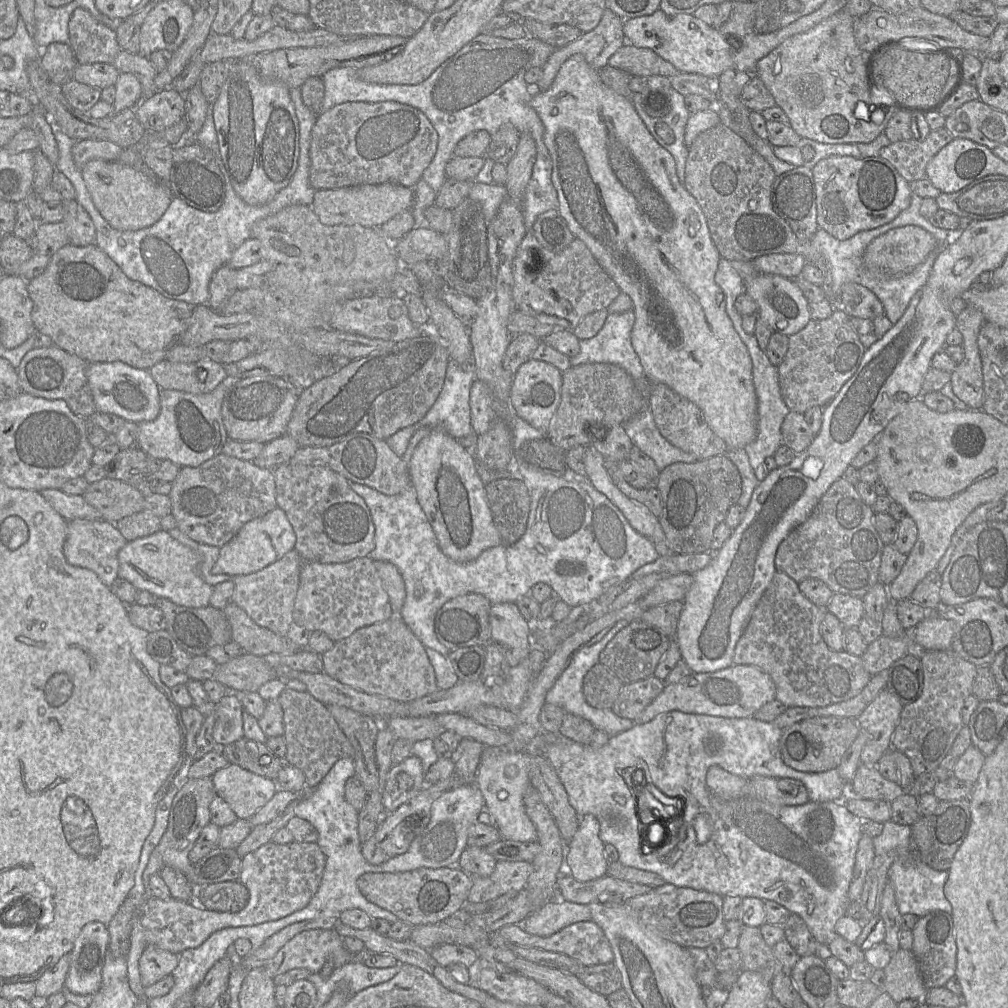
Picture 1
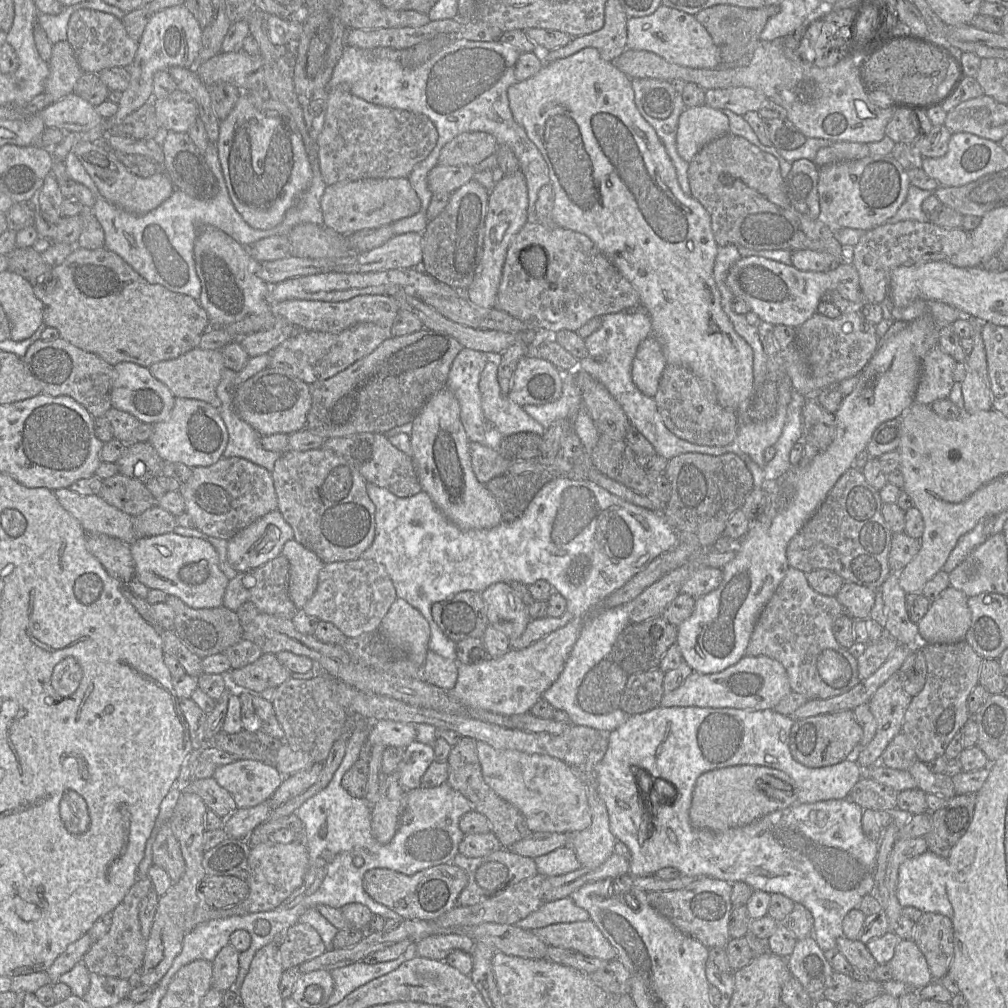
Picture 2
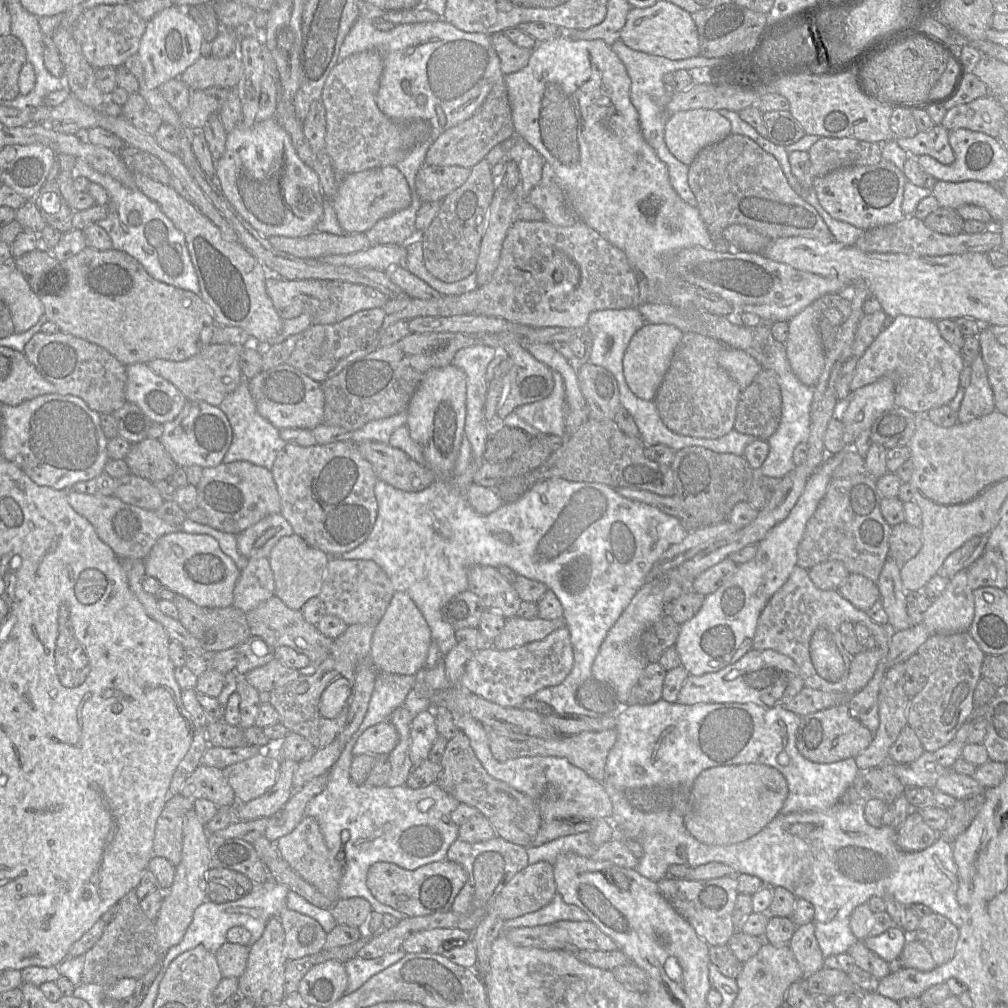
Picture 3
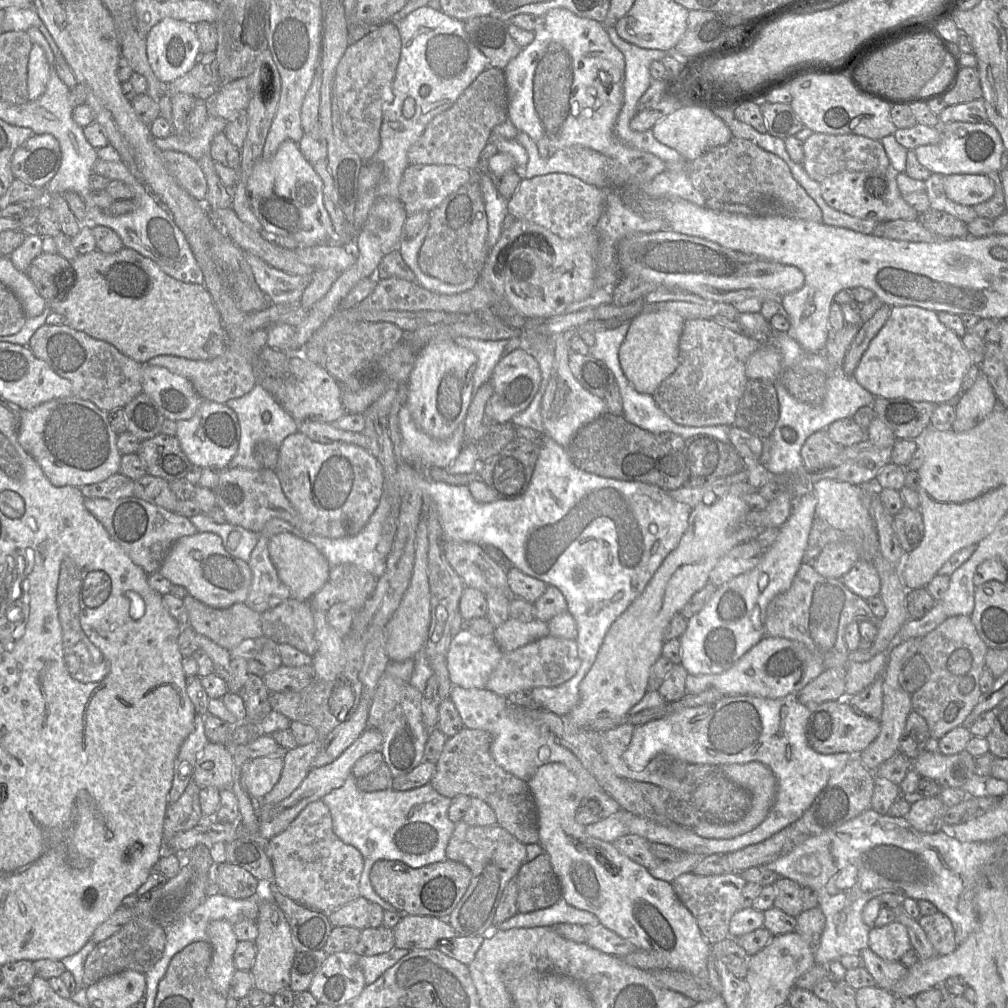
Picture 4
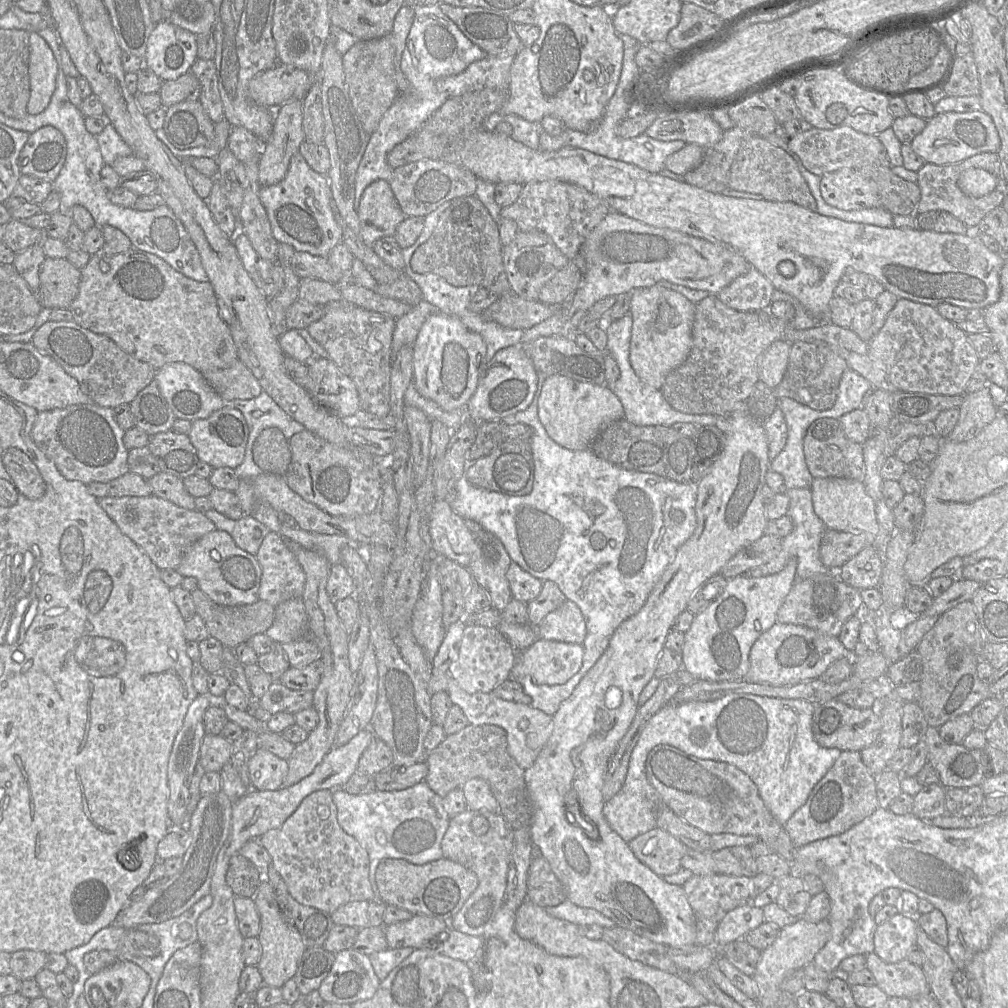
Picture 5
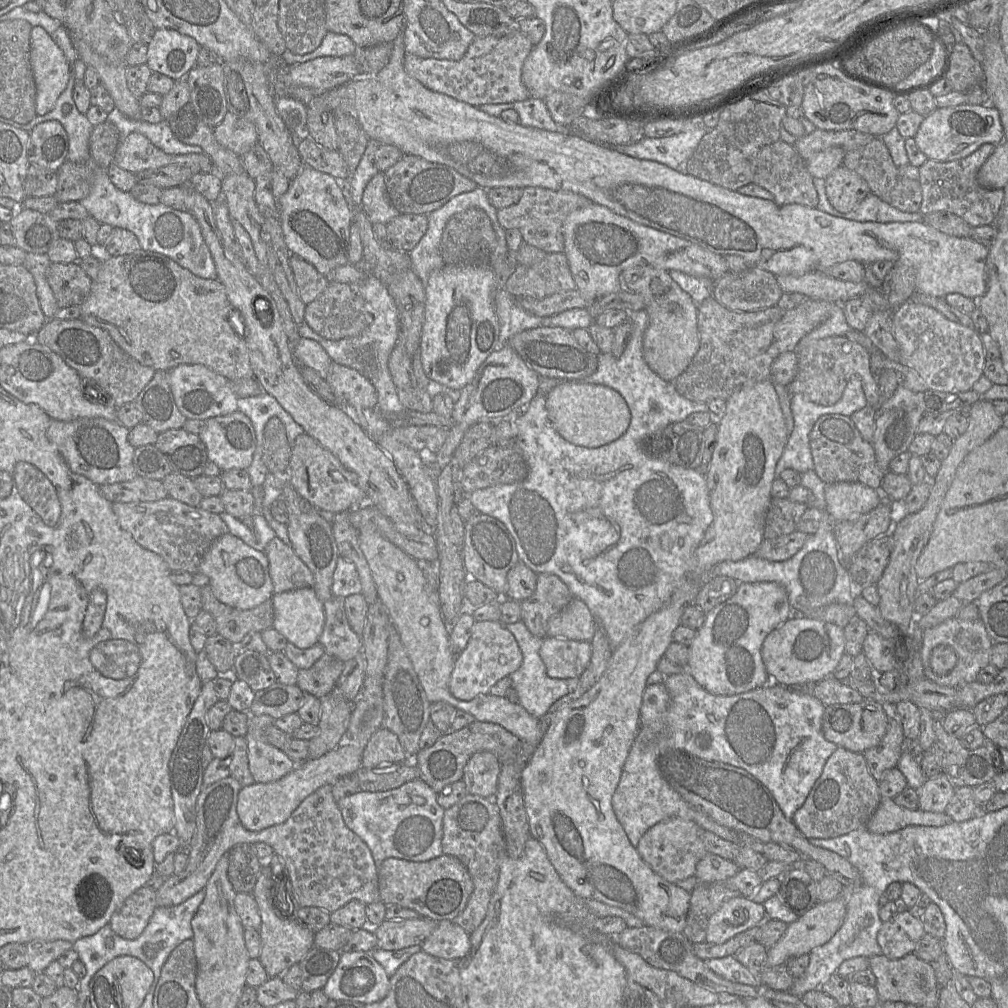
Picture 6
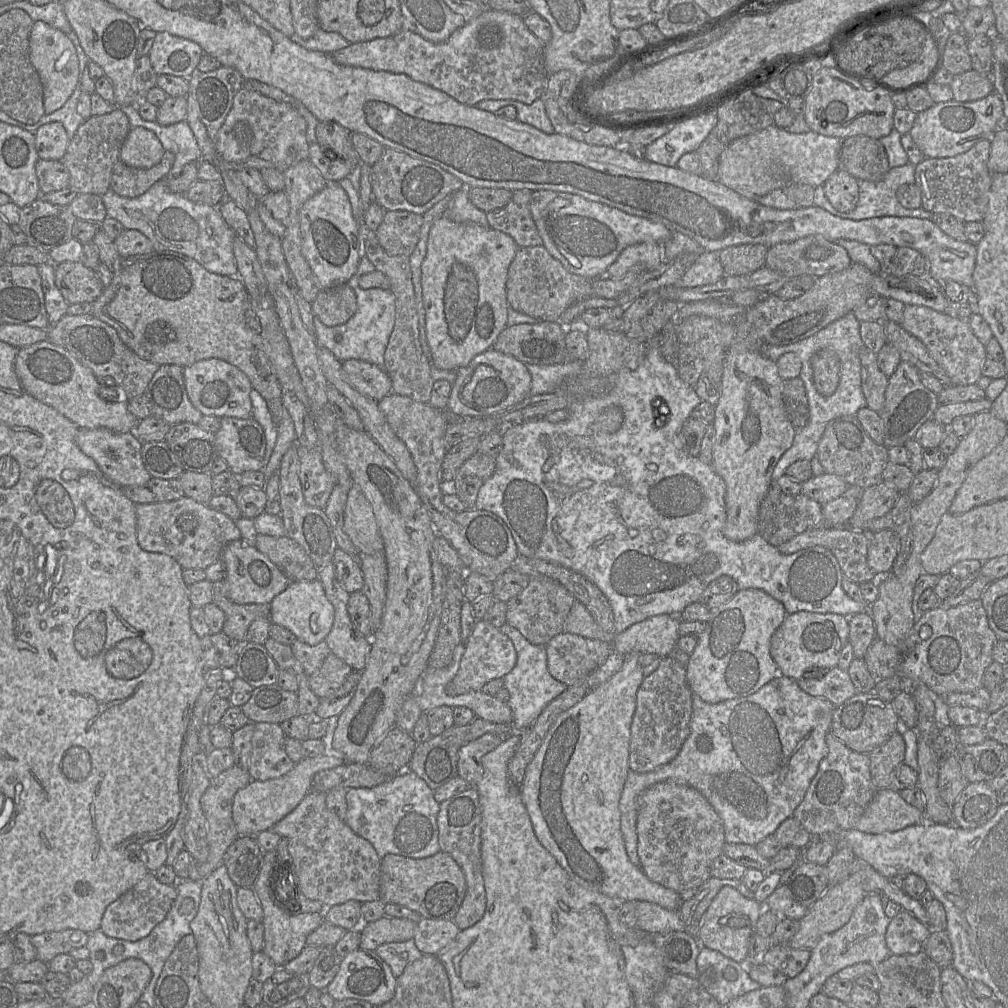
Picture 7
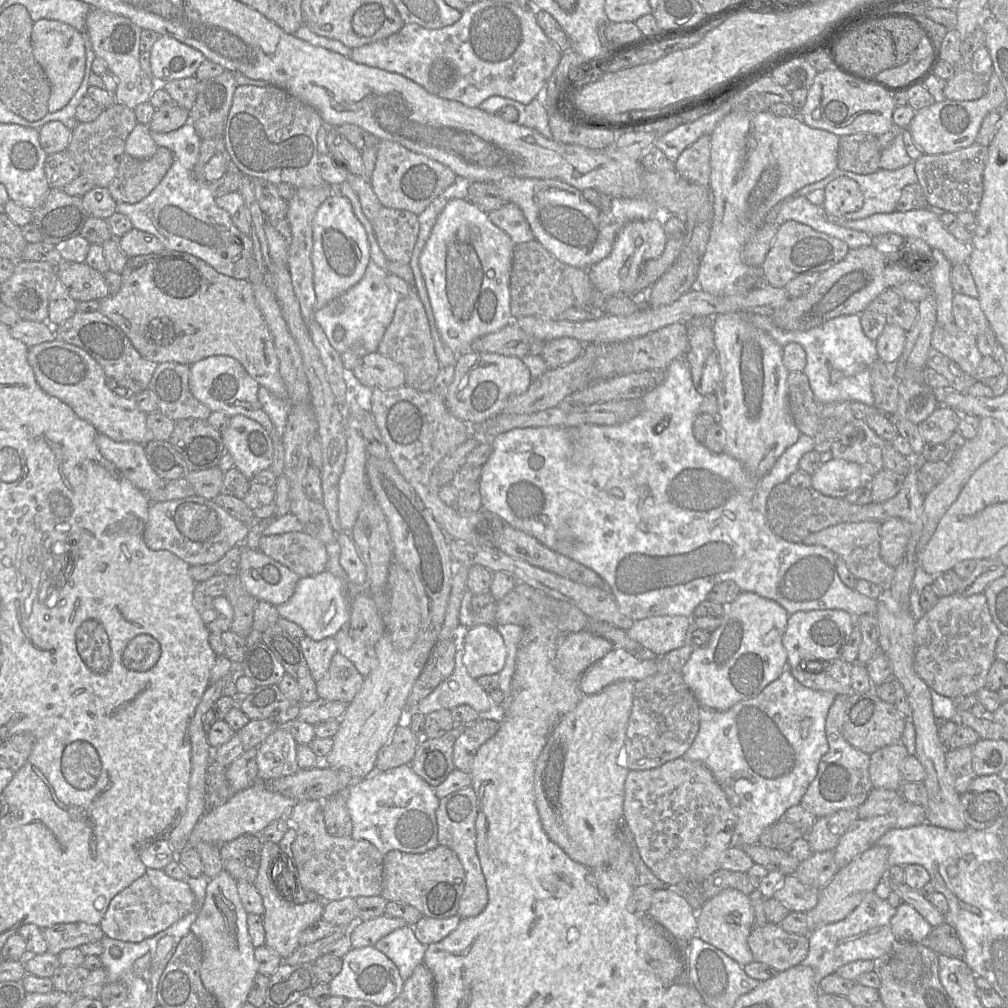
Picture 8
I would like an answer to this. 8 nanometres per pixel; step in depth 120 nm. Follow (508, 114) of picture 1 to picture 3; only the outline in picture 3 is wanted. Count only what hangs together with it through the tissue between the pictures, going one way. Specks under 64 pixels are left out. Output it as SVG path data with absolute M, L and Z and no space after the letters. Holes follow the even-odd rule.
M358 17L345 37L340 48L338 62L354 53L367 50L377 50L382 57L384 68L376 95L376 103L379 109L388 118L396 122L422 119L431 124L430 137L423 143L416 145L402 161L396 164L397 169L405 176L411 194L416 192L415 178L419 169L425 165L425 157L430 144L447 129L473 116L493 86L505 82L505 75L500 67L500 59L491 43L490 36L462 31L444 19L425 23L398 24L390 30L382 31L362 17ZM419 95L427 97L424 105L417 103L416 98ZM519 137L516 143L505 152L506 162L514 161L520 173L520 182L516 190L521 201L530 191L540 184L545 159L526 140Z

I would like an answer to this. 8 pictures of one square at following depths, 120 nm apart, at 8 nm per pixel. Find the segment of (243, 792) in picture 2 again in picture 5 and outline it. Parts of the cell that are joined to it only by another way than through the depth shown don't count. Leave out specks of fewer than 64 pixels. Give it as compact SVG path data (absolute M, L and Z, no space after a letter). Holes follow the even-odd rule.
M258 748L249 761L250 790L277 790L288 773L288 760Z

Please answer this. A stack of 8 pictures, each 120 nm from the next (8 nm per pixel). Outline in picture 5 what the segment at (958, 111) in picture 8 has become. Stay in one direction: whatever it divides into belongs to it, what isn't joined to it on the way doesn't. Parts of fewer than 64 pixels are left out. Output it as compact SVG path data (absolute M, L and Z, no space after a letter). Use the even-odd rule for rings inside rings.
M982 110L945 112L930 118L925 128L914 137L911 148L925 163L946 165L961 162L982 152L997 153L1000 138L992 118Z

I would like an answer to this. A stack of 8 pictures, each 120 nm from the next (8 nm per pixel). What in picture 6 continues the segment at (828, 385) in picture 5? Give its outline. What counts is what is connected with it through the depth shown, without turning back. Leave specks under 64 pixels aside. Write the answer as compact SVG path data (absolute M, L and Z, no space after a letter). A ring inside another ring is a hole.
M831 336L813 341L797 351L796 355L798 358L797 374L786 386L791 395L801 393L818 405L830 406L841 398L849 378L857 374L861 379L867 406L876 409L880 404L877 376L871 371L870 366L870 353L860 344L845 336Z

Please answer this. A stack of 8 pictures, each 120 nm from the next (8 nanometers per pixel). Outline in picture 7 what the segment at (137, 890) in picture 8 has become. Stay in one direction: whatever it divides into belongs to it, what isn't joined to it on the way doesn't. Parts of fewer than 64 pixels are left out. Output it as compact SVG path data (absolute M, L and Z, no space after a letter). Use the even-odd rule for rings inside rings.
M149 872L117 900L109 904L102 917L100 929L111 938L138 941L162 922L177 897L175 885L161 883L154 872Z

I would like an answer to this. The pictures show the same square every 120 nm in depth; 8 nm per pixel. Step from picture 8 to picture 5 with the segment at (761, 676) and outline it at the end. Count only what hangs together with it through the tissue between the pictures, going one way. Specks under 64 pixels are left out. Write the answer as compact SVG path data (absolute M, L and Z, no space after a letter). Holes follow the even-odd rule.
M790 558L778 573L728 580L721 596L696 614L684 634L682 668L697 680L743 681L749 670L749 653L755 641L777 623L777 612L796 581L796 558Z

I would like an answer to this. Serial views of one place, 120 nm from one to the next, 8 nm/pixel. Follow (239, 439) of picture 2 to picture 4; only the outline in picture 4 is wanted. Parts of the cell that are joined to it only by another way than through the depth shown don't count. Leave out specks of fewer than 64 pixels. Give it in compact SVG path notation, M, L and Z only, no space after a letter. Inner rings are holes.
M259 382L249 393L239 398L230 399L225 404L236 413L240 427L238 450L228 463L229 469L236 467L249 470L262 469L262 464L254 456L255 446L263 441L270 442L277 447L281 446L286 437L298 431L299 422L293 419Z

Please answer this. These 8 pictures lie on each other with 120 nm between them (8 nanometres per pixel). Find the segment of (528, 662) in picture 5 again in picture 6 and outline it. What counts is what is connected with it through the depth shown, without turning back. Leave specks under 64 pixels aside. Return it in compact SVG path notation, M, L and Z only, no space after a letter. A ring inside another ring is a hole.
M545 637L539 650L539 656L550 678L579 678L590 662L591 643Z

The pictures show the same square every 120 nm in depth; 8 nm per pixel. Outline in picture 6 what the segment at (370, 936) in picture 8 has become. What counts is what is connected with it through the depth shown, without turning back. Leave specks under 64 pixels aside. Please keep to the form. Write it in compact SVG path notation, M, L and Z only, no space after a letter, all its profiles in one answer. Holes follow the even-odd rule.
M427 918L388 920L373 927L376 948L400 950L422 943L434 932L437 922Z

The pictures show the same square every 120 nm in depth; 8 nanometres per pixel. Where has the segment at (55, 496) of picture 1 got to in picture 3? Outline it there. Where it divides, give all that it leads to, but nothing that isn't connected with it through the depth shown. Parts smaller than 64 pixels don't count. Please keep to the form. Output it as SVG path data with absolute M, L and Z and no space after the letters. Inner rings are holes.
M73 489L67 491L71 507L95 528L98 537L121 558L144 560L155 542L162 536L182 531L181 525L162 520L155 511L127 504L115 496L90 495Z

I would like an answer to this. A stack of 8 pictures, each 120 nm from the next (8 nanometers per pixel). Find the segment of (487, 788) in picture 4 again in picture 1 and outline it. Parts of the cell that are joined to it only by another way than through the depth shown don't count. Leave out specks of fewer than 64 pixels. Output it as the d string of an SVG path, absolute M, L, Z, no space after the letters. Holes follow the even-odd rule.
M462 738L460 744L452 752L454 776L464 784L474 784L482 752L486 746L471 738Z

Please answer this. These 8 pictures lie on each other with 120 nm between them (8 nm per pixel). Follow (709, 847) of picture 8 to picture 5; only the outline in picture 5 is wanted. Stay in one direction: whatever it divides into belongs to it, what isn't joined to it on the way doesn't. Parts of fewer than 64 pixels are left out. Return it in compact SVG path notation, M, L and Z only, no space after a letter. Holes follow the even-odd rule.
M656 827L635 837L628 845L634 855L660 877L680 871L681 859L689 849L670 833Z

